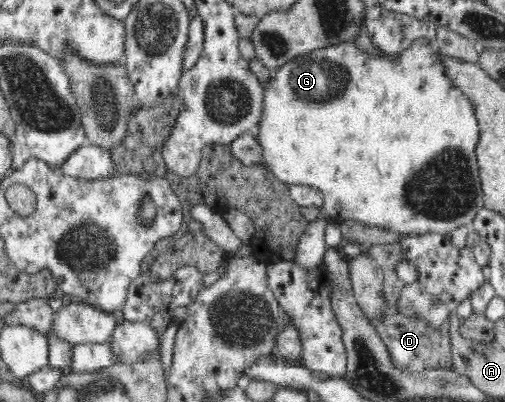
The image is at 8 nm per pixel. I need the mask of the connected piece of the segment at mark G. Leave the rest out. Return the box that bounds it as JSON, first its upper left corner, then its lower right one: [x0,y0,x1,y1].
[256,38,483,268]

